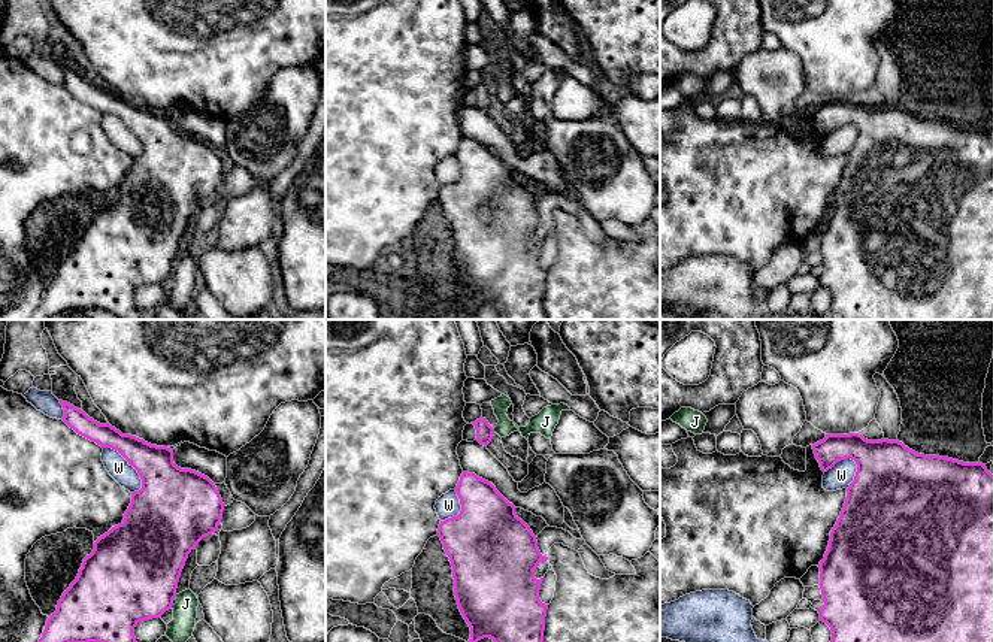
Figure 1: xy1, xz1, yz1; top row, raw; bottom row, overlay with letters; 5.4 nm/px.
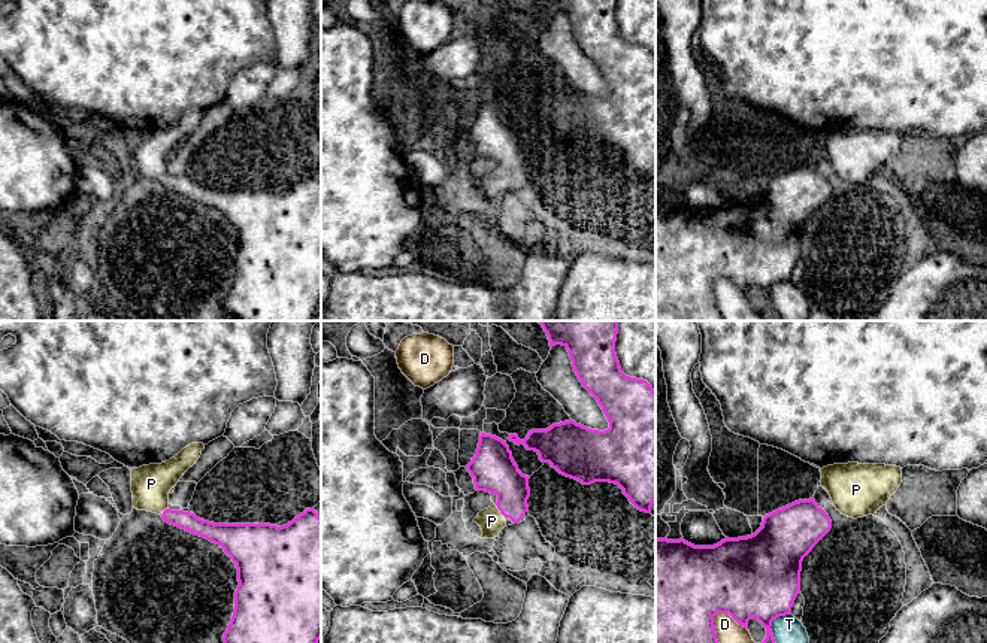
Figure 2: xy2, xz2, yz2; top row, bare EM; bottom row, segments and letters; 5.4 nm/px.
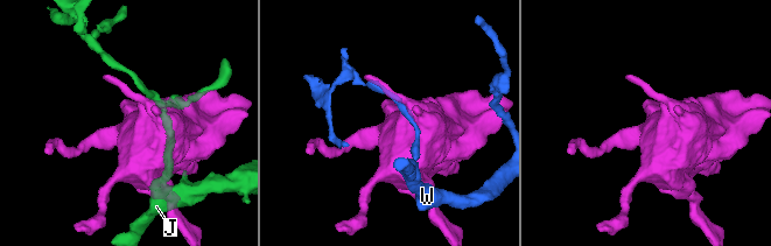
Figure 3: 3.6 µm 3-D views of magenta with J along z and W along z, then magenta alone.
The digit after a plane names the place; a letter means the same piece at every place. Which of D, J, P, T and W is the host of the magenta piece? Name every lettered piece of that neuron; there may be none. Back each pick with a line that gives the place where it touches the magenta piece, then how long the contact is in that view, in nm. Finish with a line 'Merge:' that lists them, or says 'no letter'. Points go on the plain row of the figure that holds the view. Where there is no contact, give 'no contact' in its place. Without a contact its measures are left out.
P: meets magenta in xz2 at (499, 175); contact 90 nm long
Merge: P

